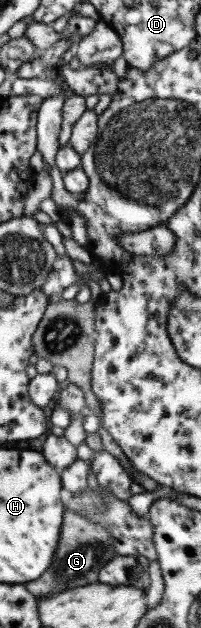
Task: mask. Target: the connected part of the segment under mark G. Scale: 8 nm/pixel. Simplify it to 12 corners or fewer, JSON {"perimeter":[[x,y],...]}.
{"perimeter":[[65,509],[52,563],[38,599],[98,582],[117,556],[102,524]]}

